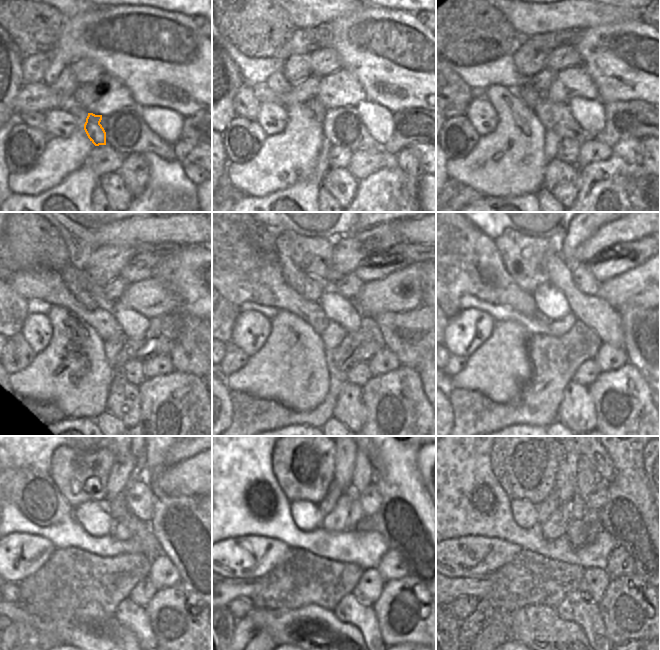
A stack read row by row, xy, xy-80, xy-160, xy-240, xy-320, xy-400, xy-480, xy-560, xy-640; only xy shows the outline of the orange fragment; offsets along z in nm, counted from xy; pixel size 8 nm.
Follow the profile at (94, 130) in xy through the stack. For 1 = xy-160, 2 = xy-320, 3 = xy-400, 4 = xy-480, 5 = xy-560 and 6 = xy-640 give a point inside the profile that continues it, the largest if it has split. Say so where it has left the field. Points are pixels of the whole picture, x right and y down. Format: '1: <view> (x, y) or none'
1: xy-160 (530, 96)
2: xy-320 (309, 287)
3: xy-400 (525, 258)
4: xy-480 (79, 476)
5: xy-560 (303, 457)
6: xy-640 (525, 456)

